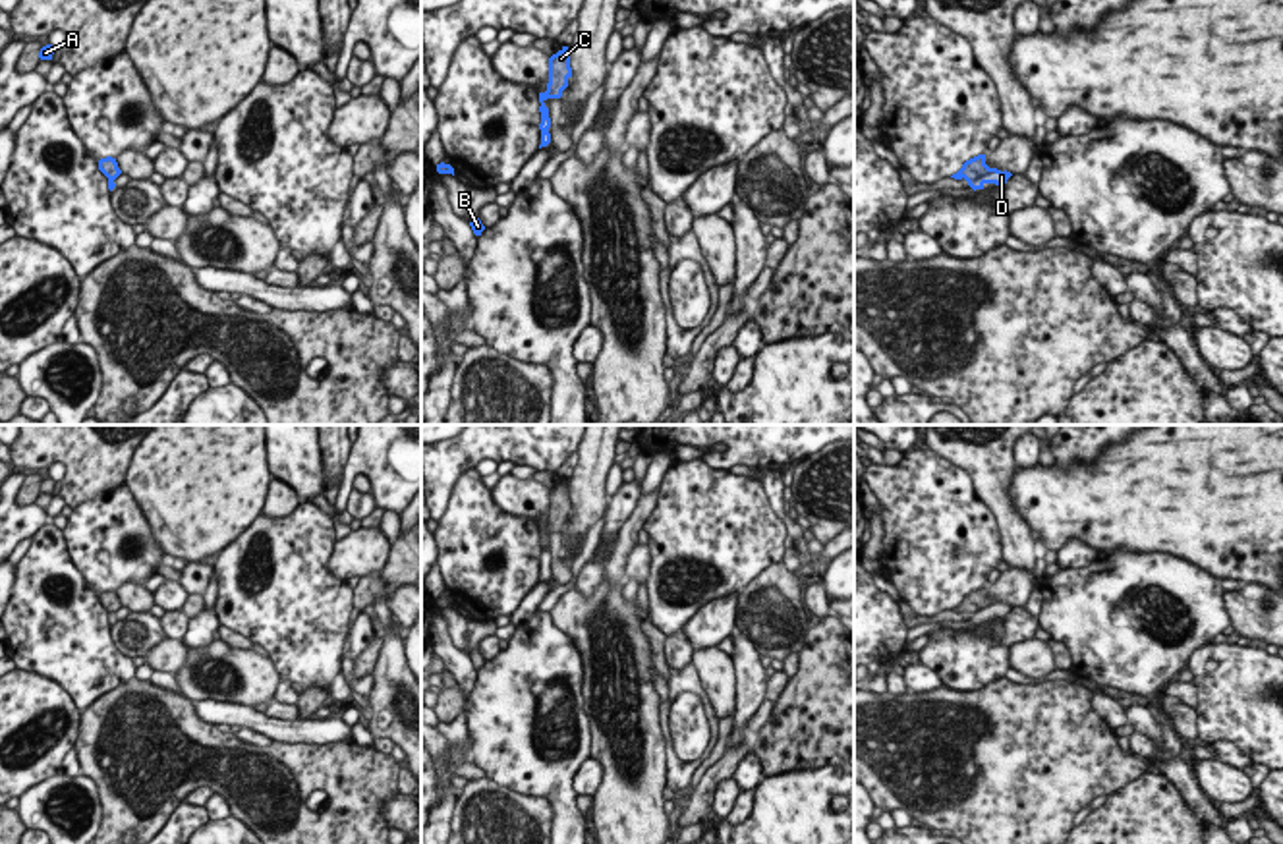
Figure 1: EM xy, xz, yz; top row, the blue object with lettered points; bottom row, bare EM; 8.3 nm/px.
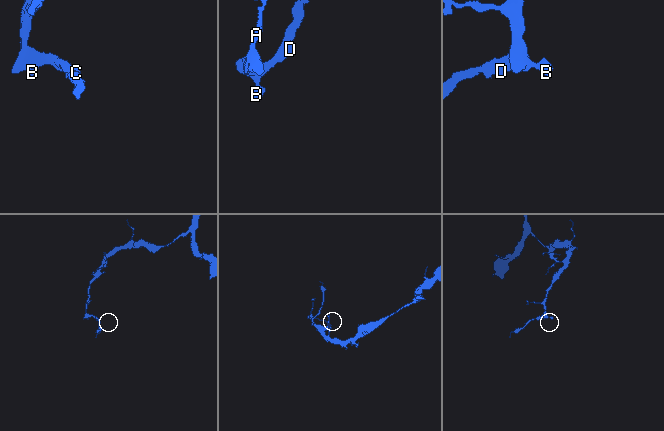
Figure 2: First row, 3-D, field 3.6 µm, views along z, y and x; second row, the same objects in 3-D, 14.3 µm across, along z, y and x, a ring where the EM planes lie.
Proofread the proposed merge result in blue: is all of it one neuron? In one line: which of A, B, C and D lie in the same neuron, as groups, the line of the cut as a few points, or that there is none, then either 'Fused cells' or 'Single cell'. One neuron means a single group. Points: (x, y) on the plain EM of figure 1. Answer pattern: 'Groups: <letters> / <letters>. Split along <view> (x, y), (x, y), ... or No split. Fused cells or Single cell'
Groups: A B C D. No split. Single cell.

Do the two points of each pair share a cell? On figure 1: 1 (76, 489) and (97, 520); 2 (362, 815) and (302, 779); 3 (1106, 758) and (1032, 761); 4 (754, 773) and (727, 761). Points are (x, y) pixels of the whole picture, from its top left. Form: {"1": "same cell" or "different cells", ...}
{"1": "different cells", "2": "same cell", "3": "same cell", "4": "different cells"}

